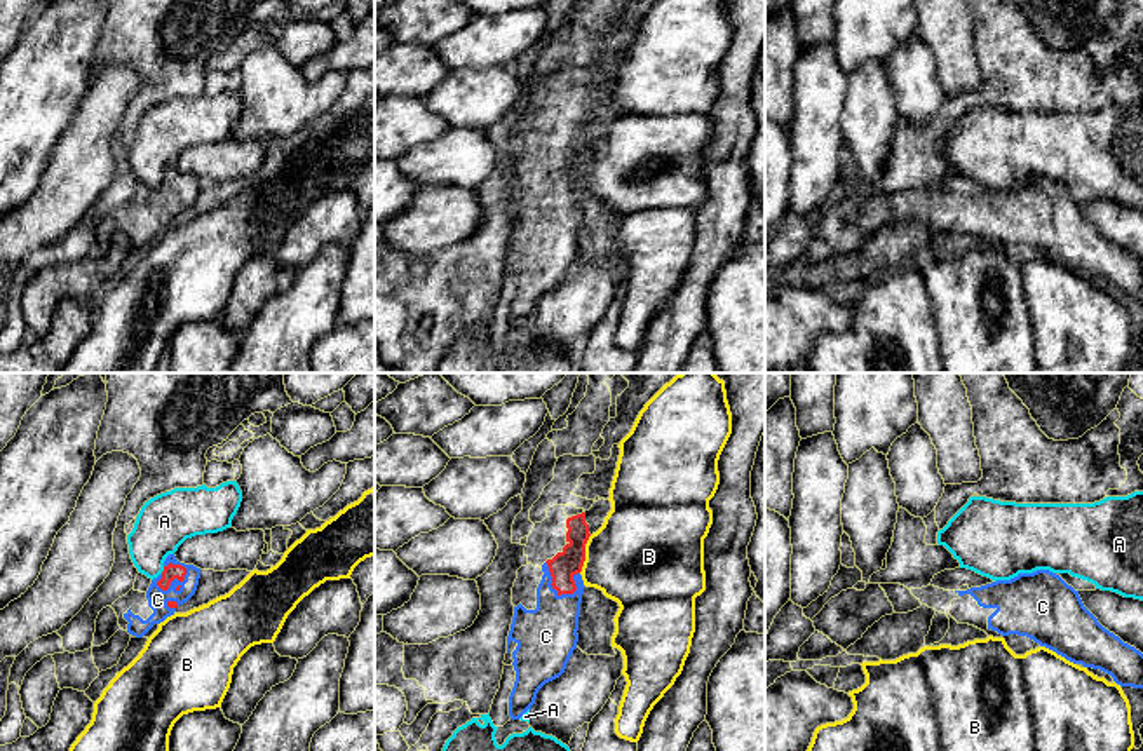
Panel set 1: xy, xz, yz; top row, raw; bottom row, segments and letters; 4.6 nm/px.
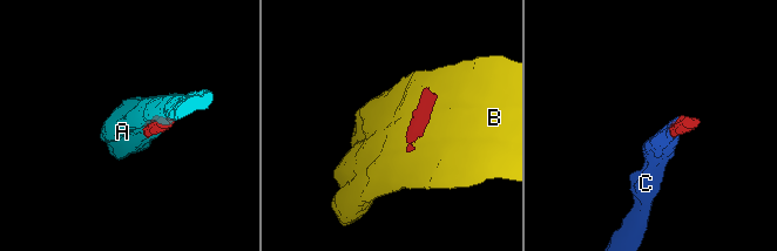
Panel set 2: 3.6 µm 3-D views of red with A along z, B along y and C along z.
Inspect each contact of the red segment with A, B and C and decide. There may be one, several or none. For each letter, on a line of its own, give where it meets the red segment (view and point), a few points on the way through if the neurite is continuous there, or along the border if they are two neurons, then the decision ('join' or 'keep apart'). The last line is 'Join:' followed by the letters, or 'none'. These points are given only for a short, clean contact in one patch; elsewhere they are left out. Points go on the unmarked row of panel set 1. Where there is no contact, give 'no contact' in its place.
A: meets red in xy at (164, 180); border along xy (164, 176), (161, 182); keep apart
B: meets red in xz at (584, 164); border along xz (591, 145), (586, 154), (586, 169), (579, 182); keep apart
C: meets red in xy at (173, 189); runs through xy (171, 182), (173, 189), (157, 209); join
Join: C

